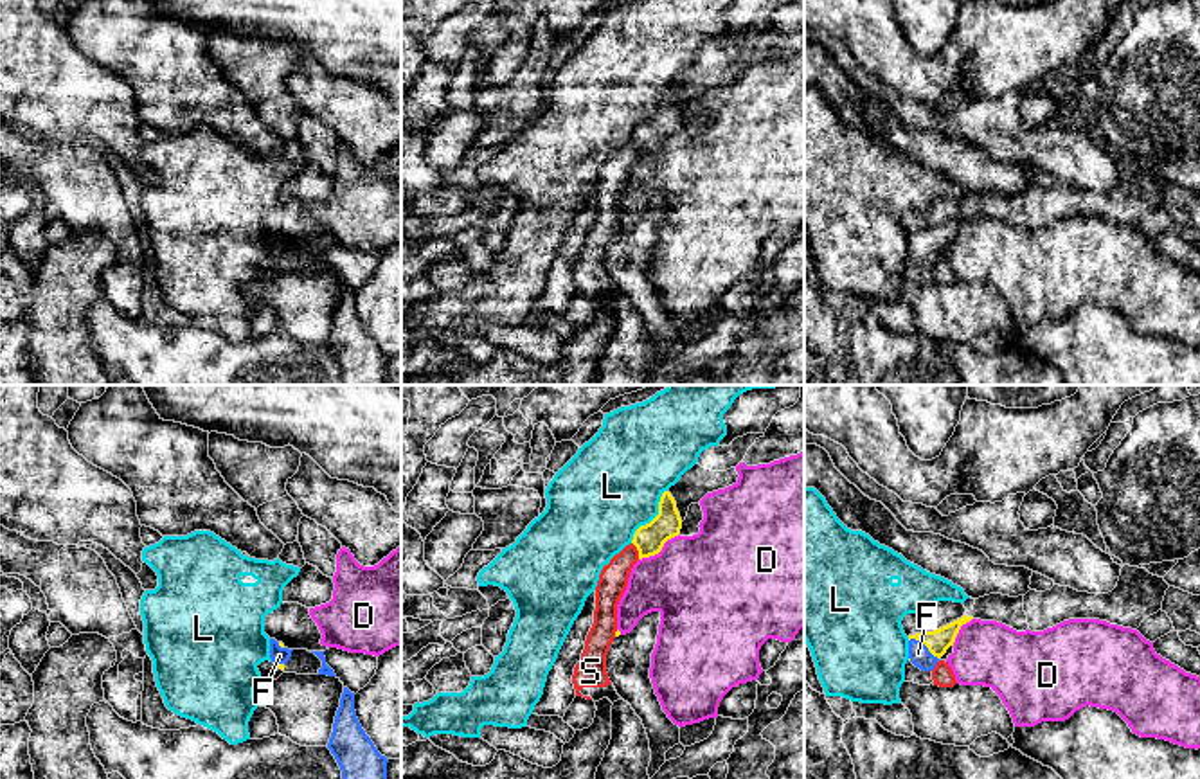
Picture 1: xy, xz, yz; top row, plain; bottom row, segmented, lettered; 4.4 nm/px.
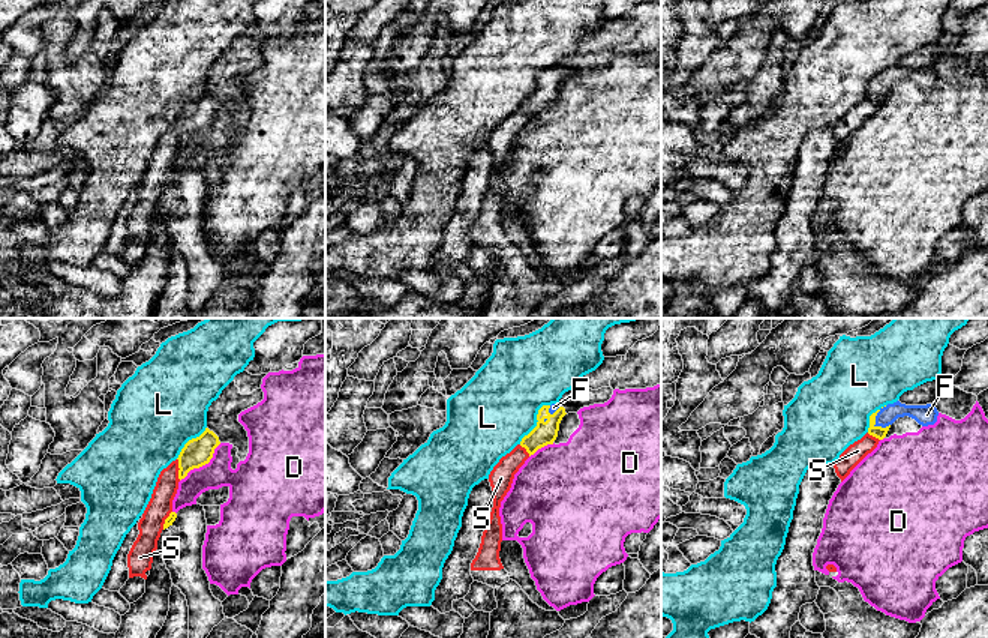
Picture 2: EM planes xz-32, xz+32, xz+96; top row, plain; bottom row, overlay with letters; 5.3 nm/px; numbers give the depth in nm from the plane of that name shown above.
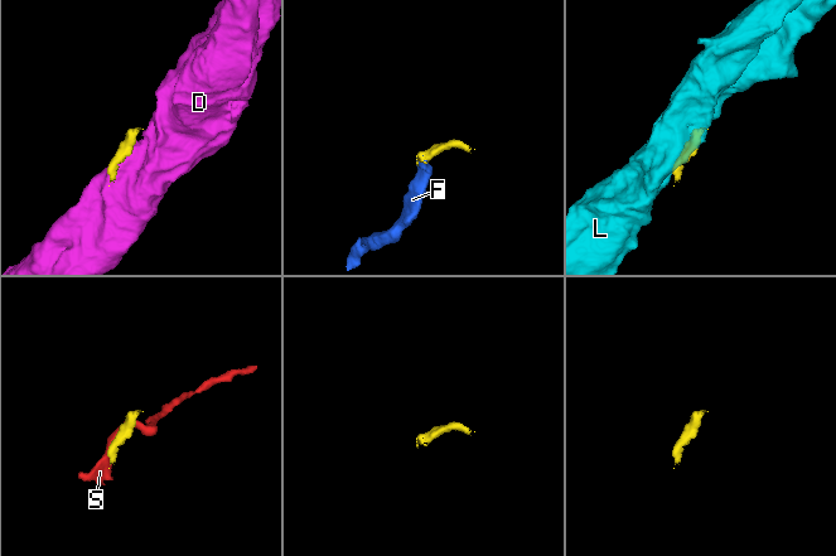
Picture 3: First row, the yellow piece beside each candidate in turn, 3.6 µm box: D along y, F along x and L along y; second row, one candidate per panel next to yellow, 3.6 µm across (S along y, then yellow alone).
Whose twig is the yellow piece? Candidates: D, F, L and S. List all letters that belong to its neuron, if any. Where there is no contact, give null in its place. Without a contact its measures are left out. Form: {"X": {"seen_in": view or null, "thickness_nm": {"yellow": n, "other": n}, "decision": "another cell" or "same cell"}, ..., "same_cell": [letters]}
{"D": {"seen_in": "xz", "thickness_nm": {"yellow": 140, "other": 460}, "decision": "another cell"}, "F": {"seen_in": "yz", "thickness_nm": {"yellow": 110, "other": 90}, "decision": "same cell"}, "L": {"seen_in": "xz", "thickness_nm": {"yellow": 140, "other": 440}, "decision": "another cell"}, "S": {"seen_in": "xz", "thickness_nm": {"yellow": 140, "other": 130}, "decision": "another cell"}, "same_cell": ["F"]}

